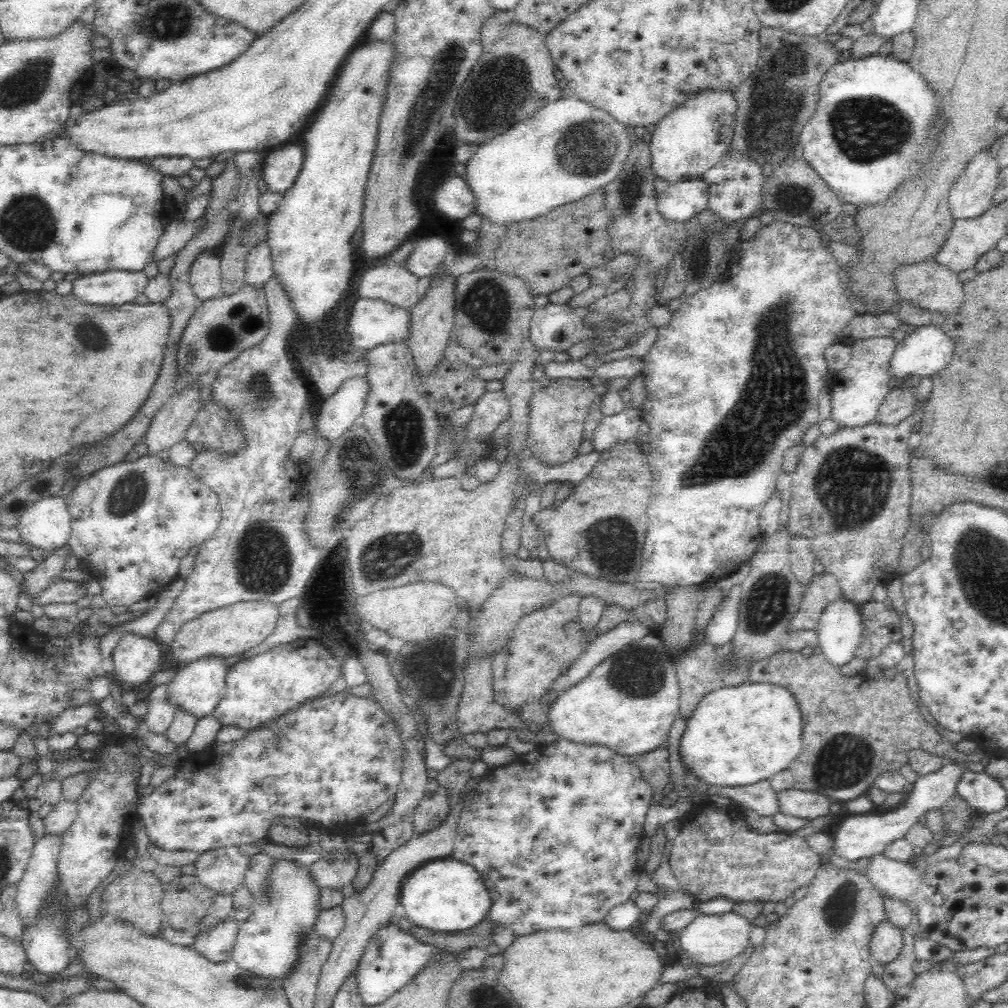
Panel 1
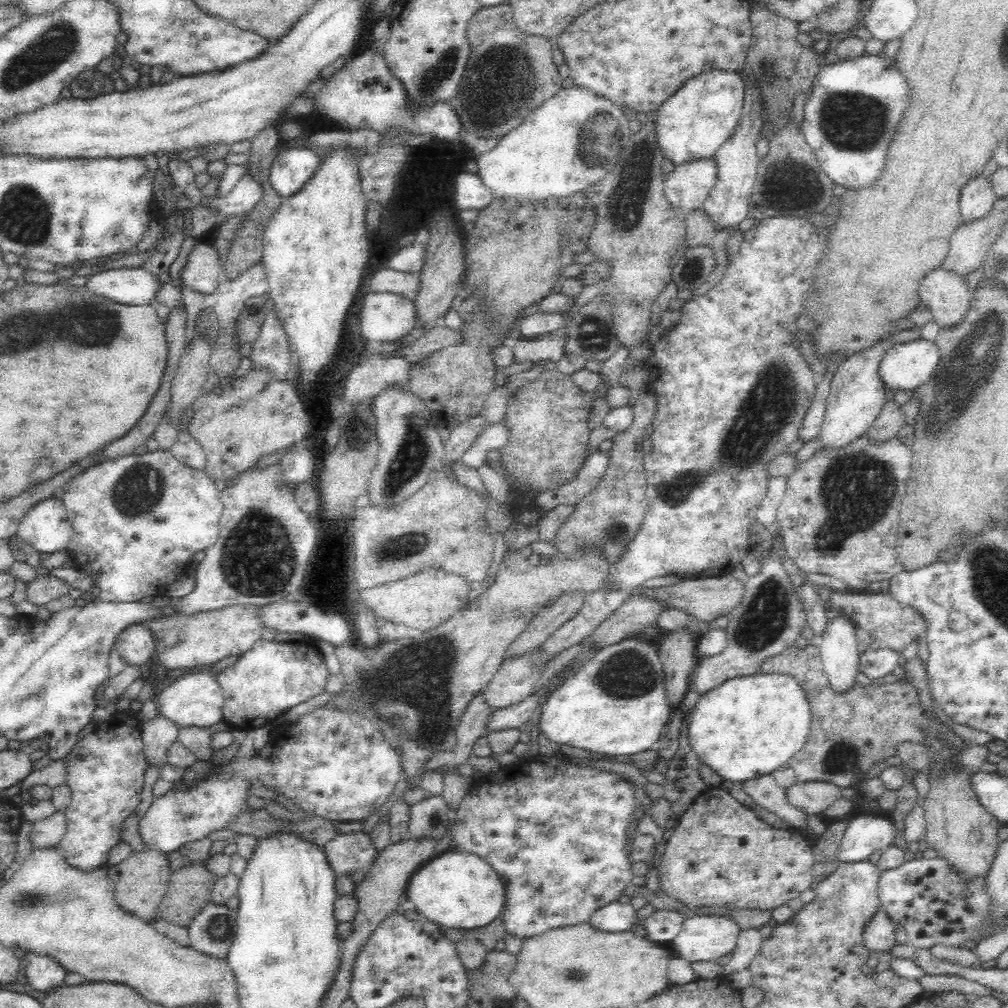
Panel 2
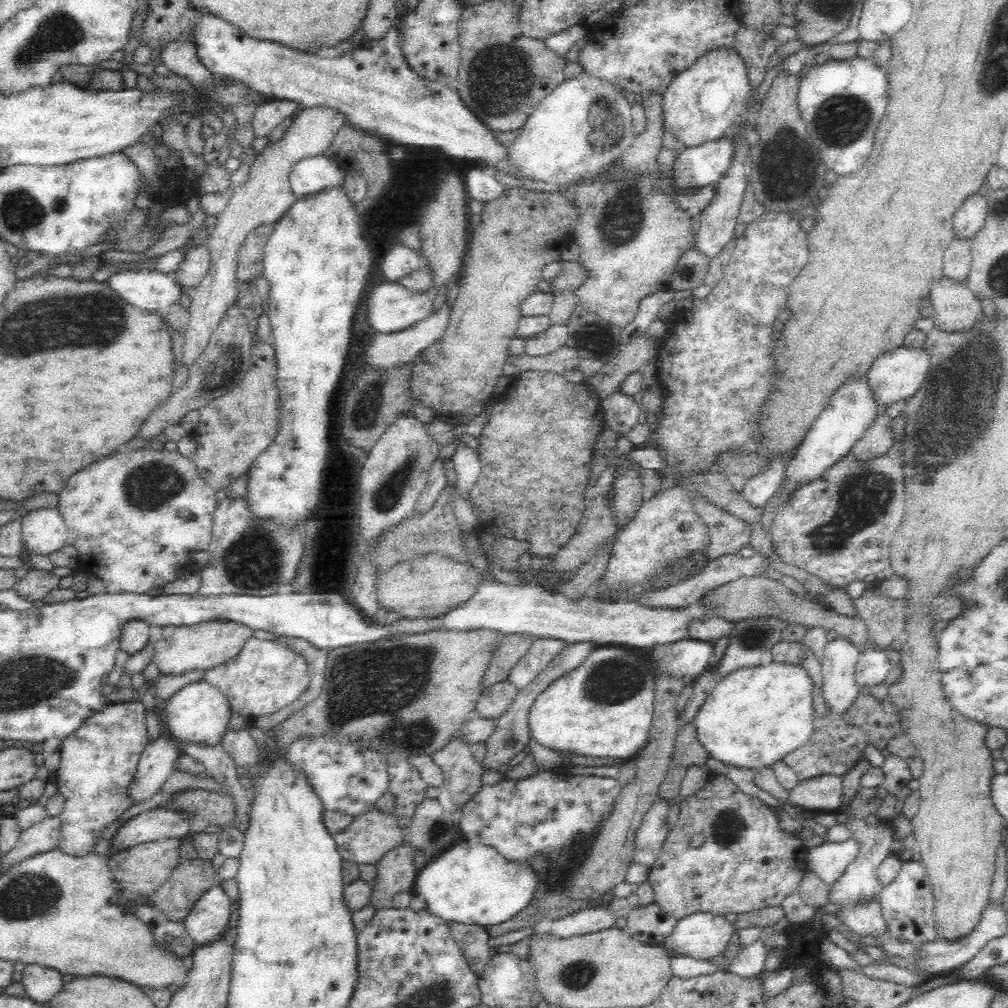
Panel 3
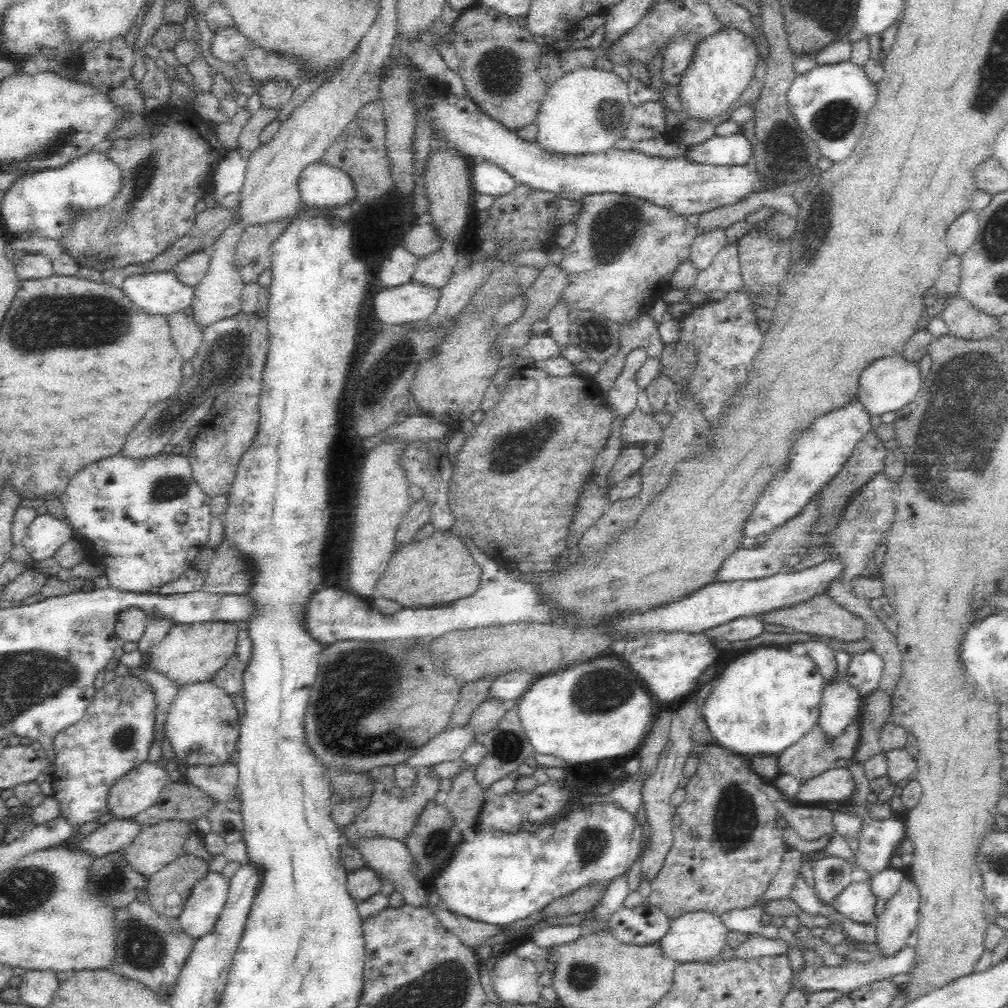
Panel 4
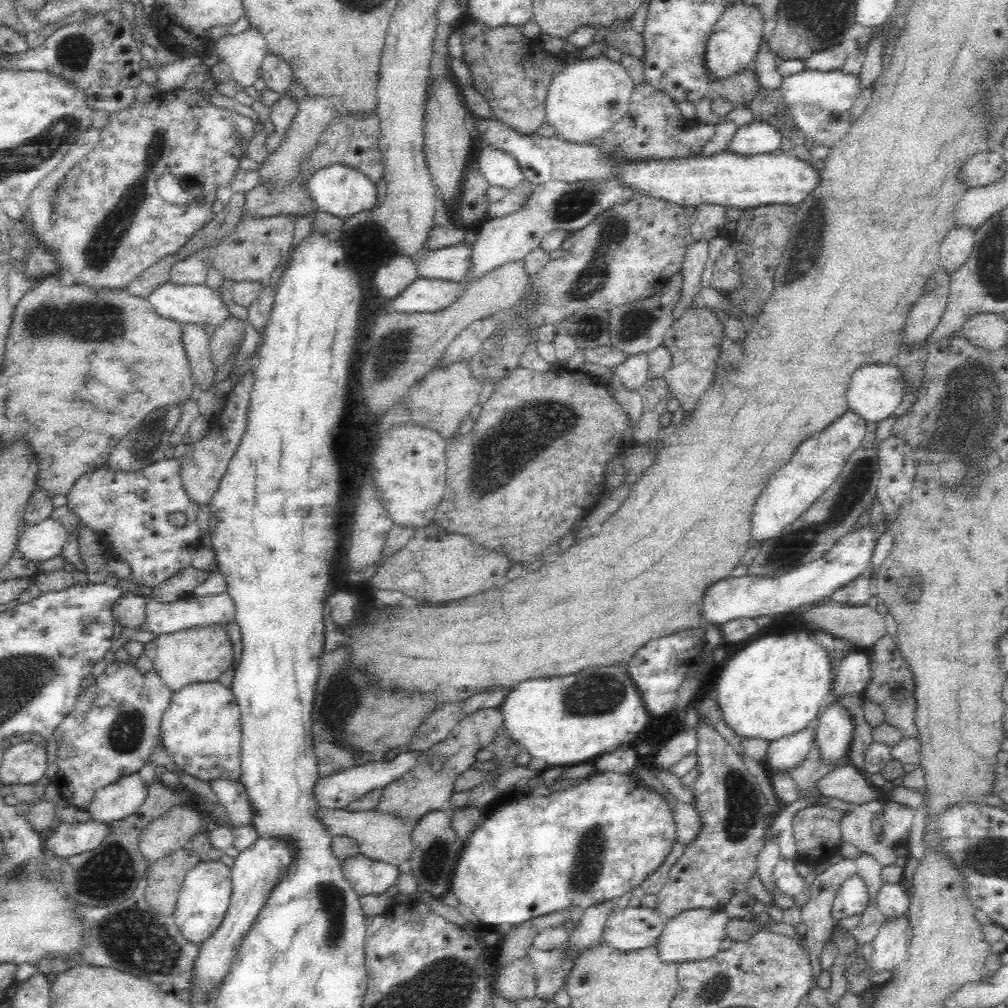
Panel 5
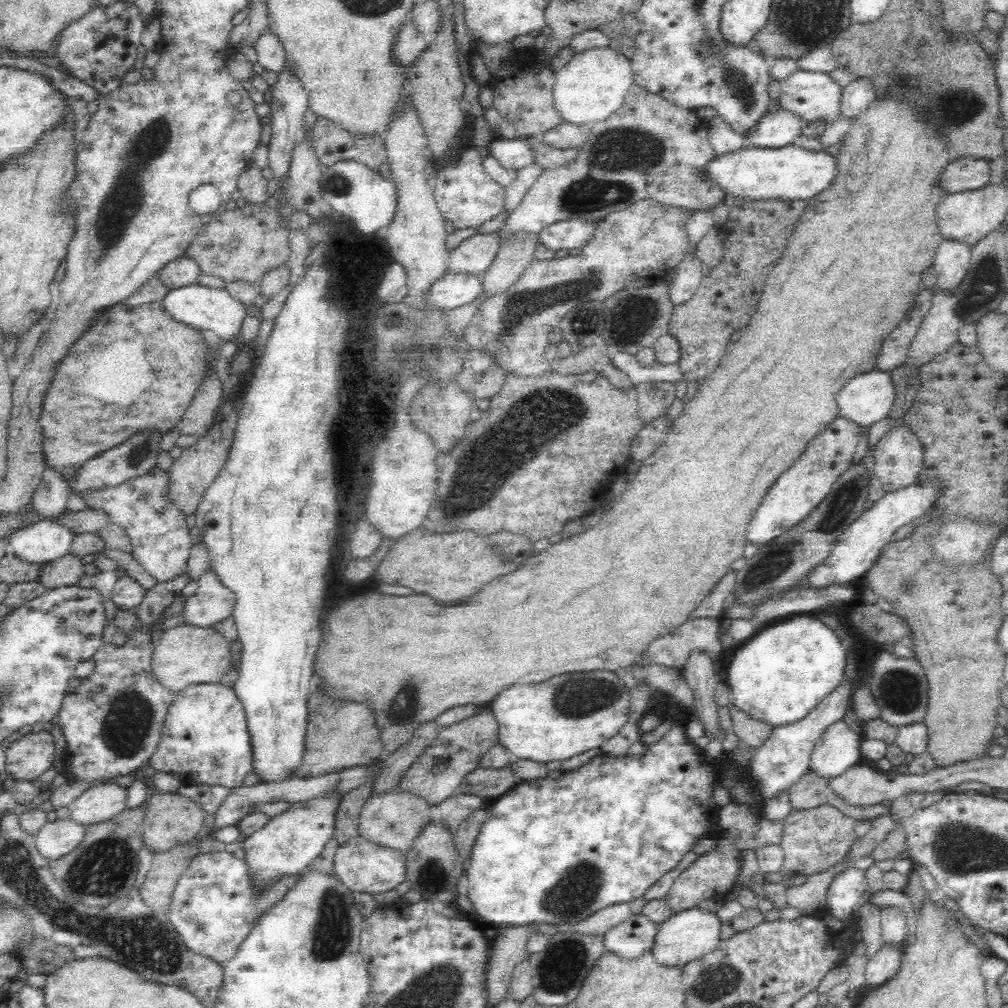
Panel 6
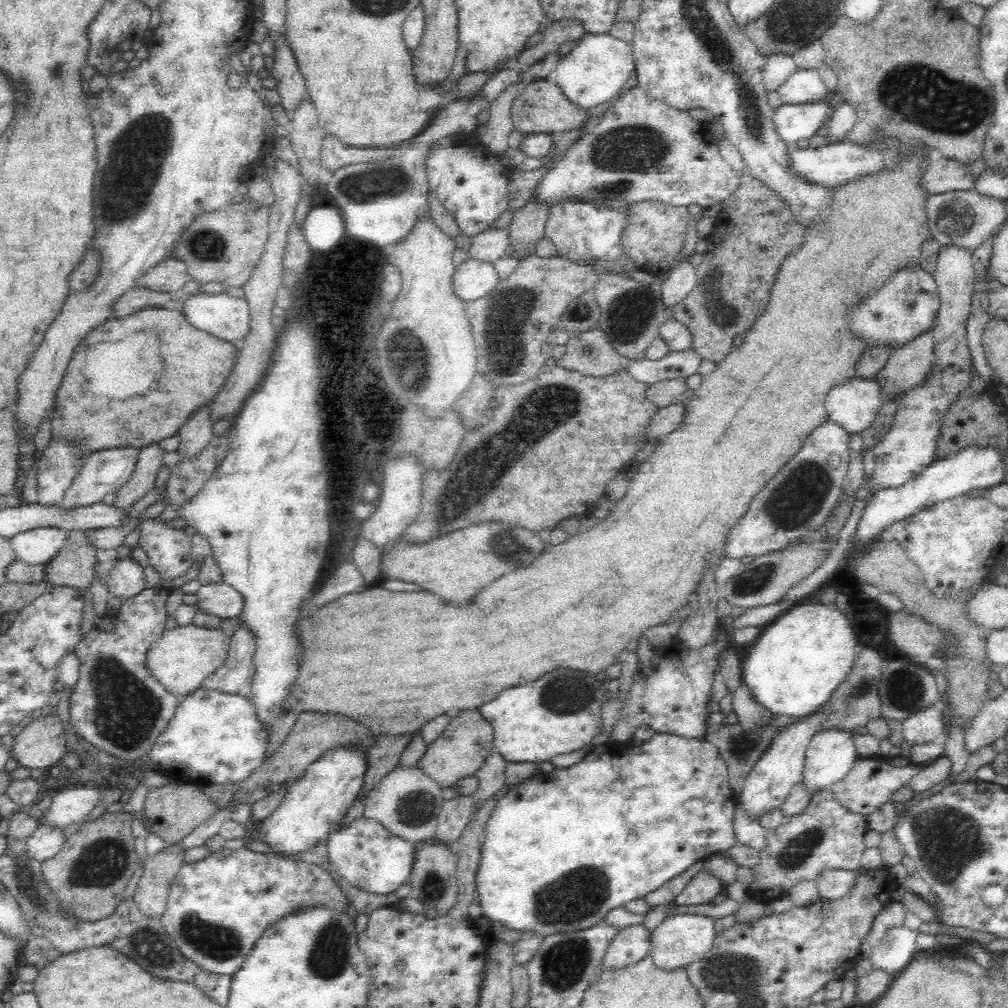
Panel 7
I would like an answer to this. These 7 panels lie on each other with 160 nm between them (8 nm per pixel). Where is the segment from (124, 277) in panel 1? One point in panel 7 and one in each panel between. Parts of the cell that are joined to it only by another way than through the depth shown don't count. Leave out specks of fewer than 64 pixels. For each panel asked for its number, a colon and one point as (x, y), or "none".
2: (135, 287)
3: (151, 291)
4: (160, 293)
5: (187, 304)
6: (204, 308)
7: (228, 318)

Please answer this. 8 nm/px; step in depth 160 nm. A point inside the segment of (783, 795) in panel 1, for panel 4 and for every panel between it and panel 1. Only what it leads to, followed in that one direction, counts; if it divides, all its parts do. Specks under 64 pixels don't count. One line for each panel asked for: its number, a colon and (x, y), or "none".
2: (814, 796)
3: (823, 793)
4: (836, 784)

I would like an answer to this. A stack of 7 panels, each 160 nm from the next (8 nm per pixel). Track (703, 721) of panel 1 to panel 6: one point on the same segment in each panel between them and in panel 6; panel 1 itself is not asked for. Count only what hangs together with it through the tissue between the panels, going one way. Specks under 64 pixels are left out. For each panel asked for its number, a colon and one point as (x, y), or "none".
2: (750, 725)
3: (754, 716)
4: (765, 700)
5: (777, 684)
6: (779, 675)

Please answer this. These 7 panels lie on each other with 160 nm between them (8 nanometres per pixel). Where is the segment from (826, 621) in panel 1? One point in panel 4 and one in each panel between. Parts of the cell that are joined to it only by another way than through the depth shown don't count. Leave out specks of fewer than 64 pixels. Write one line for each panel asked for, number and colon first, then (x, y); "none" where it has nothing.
2: (838, 647)
3: (839, 690)
4: (840, 706)

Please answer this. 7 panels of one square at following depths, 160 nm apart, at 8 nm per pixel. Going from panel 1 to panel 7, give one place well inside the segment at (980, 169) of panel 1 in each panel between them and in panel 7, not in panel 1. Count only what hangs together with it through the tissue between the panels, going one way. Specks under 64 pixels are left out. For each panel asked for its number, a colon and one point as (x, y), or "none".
2: (977, 199)
3: (968, 220)
4: (963, 232)
5: (956, 248)
6: (952, 261)
7: (911, 444)

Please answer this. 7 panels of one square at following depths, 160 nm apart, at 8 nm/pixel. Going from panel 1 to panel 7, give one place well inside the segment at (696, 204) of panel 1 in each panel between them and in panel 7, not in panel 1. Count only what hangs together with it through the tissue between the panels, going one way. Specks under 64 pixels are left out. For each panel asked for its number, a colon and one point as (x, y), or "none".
2: (687, 186)
3: (700, 164)
4: (736, 148)
5: (756, 137)
6: (782, 127)
7: (794, 122)

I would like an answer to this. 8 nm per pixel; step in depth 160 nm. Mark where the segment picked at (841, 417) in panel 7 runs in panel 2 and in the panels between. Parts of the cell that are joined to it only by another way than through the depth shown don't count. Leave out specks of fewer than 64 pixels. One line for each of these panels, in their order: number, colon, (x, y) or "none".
2: (906, 366)
3: (896, 375)
4: (889, 383)
5: (874, 392)
6: (867, 398)

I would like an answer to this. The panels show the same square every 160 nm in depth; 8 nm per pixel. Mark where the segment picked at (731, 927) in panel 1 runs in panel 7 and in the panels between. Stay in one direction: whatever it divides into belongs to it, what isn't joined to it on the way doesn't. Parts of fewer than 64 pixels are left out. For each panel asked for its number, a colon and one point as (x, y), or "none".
2: (707, 937)
3: (702, 936)
4: (699, 936)
5: (696, 934)
6: (687, 935)
7: (681, 939)

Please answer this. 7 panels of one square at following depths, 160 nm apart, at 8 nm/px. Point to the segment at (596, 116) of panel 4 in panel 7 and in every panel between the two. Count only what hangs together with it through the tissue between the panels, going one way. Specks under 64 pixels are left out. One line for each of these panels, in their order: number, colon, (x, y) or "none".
5: (584, 99)
6: (593, 83)
7: (595, 71)

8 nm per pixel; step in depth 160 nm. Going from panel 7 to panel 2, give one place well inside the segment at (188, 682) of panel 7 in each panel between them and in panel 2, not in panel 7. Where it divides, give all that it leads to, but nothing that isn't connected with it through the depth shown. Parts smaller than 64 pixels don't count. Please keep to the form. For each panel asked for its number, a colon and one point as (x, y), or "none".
2: (204, 637)
3: (180, 649)
4: (193, 652)
5: (198, 655)
6: (187, 654)

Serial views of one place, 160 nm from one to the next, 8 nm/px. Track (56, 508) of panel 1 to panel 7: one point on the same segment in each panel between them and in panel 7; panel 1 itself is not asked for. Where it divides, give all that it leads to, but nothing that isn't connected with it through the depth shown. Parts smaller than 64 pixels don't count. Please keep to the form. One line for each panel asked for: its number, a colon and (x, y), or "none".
2: (45, 527)
3: (44, 531)
4: (44, 537)
5: (41, 541)
6: (39, 543)
7: (37, 546)

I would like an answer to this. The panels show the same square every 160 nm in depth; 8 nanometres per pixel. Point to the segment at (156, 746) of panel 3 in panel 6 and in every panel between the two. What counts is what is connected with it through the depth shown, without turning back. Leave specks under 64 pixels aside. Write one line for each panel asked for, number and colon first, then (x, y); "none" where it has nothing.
4: (133, 793)
5: (113, 802)
6: (104, 800)

